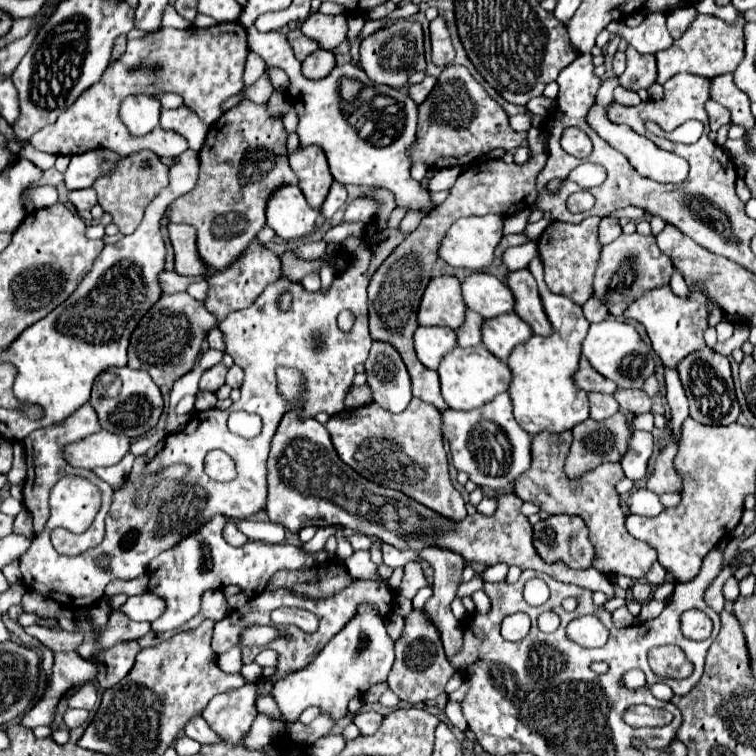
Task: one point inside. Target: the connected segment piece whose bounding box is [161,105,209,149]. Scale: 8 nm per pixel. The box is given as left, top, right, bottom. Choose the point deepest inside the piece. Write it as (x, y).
(183, 120)

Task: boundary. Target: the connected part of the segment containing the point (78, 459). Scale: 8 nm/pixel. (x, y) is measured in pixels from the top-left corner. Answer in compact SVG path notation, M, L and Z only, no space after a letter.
M99 431L95 435L89 435L81 441L69 443L69 447L63 447L65 461L71 467L105 467L119 463L129 451L129 437L115 435L109 431Z

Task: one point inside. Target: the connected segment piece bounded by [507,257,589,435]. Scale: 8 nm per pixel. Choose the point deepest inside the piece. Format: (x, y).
(544, 398)

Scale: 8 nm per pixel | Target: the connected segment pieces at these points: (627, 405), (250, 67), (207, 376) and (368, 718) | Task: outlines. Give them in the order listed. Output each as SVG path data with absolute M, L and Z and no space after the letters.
M617 389L613 393L613 397L621 409L625 409L633 415L651 411L651 399L647 397L647 393L643 389Z
M249 51L249 55L247 55L247 75L245 75L245 85L255 83L255 81L261 77L263 69L265 69L265 61L263 61L257 53Z
M217 363L215 367L207 369L203 375L201 375L201 381L199 381L199 391L211 391L215 393L221 385L225 385L225 375L227 375L227 367L223 363Z
M373 709L359 711L353 718L353 723L361 730L362 735L372 735L377 731L381 723L381 715Z

